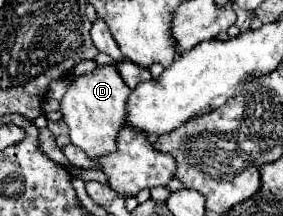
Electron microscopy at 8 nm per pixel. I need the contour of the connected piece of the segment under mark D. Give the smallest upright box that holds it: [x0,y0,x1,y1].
[61,65,131,159]

